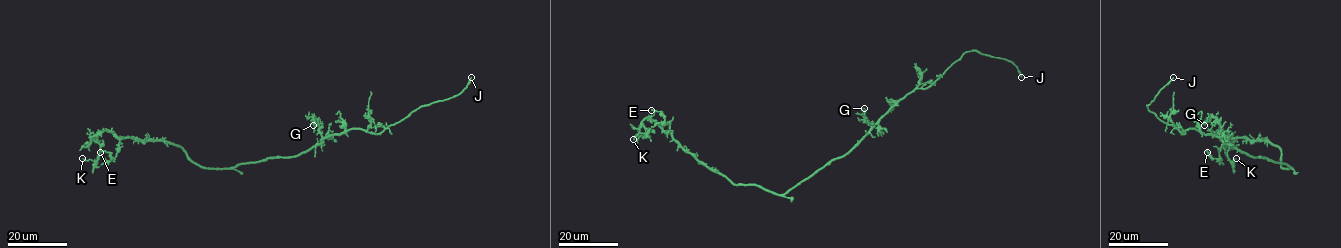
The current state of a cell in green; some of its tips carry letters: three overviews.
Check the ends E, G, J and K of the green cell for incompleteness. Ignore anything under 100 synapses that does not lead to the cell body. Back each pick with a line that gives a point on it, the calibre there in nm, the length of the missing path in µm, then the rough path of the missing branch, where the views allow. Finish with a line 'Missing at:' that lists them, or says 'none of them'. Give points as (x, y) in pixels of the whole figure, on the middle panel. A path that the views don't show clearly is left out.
J: (1021, 77) | 160 nm | 15 µm | (1021, 77), (1041, 95), (1050, 95)
Missing at: J

